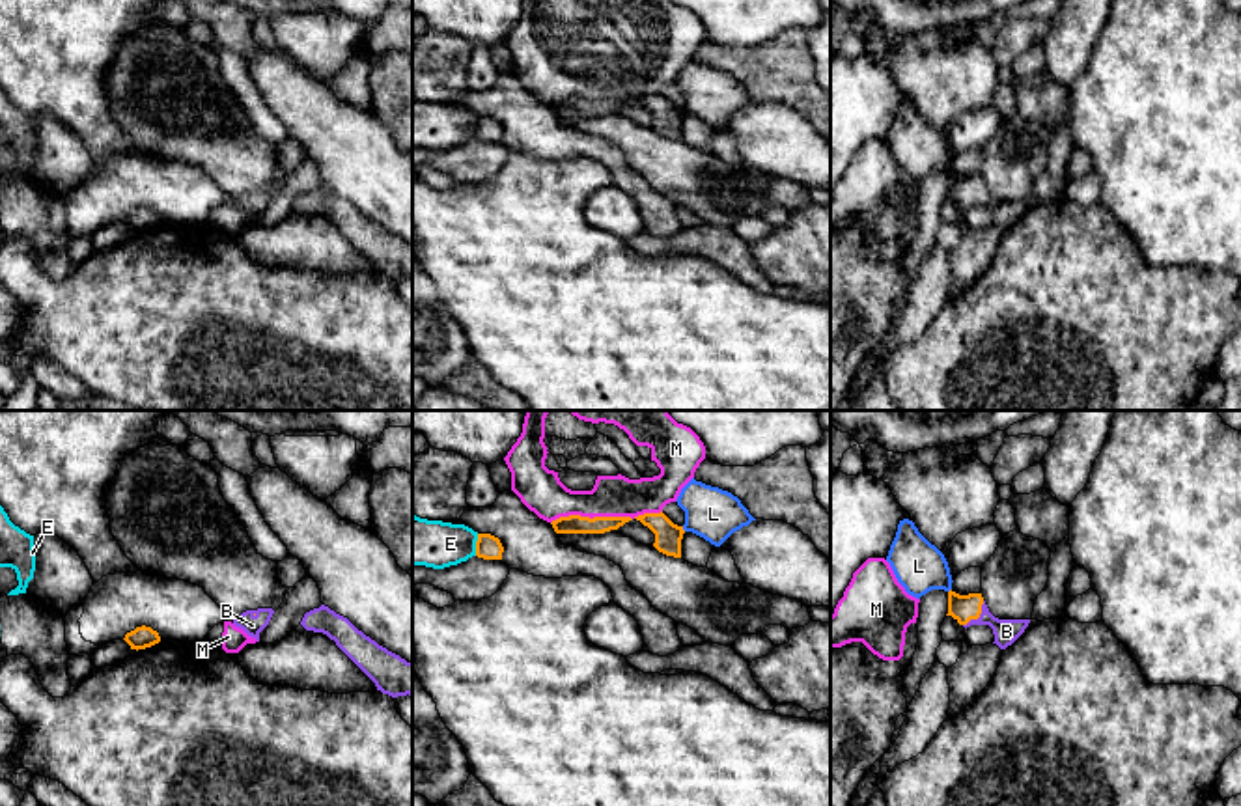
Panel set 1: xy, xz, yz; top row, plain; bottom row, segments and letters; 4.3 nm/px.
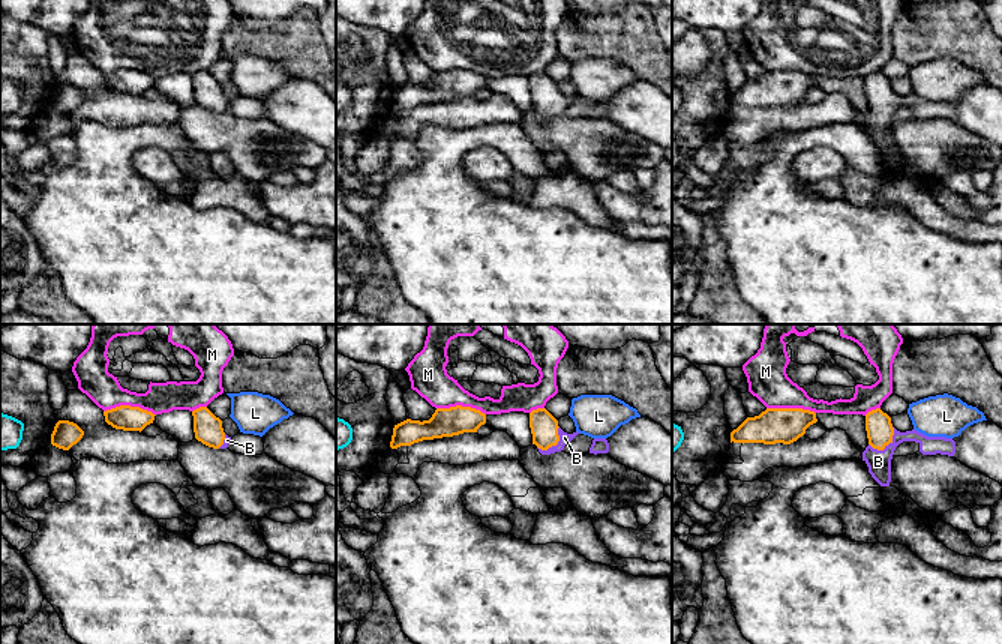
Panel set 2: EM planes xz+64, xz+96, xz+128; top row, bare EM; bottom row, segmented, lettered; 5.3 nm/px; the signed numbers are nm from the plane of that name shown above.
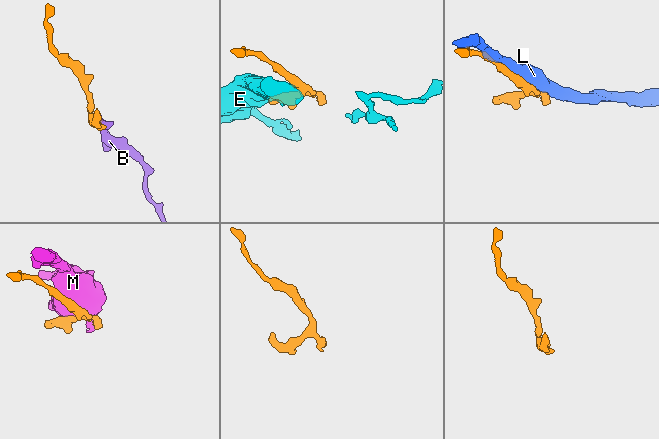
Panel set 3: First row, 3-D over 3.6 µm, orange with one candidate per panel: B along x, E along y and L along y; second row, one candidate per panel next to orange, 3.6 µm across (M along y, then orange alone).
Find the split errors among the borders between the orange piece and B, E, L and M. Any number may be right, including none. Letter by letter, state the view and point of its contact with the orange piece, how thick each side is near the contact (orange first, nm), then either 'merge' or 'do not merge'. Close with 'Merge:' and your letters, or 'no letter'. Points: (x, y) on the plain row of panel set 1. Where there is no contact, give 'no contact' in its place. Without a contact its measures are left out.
B: yz (978, 198) | 120/110 nm | merge
E: xz (476, 127) | 110/200 nm | do not merge
L: xz (682, 111) | 120/220 nm | do not merge
M: xz (605, 99) | 80/180 nm | do not merge
Merge: B

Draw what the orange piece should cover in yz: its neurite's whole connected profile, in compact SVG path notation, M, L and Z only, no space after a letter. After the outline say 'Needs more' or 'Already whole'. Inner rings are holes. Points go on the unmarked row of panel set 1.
M948 174L948 196L965 211L970 207L989 207L995 216L995 224L1000 231L1011 228L1028 209L1030 202L998 202L995 200L982 175L959 177Z. Needs more

